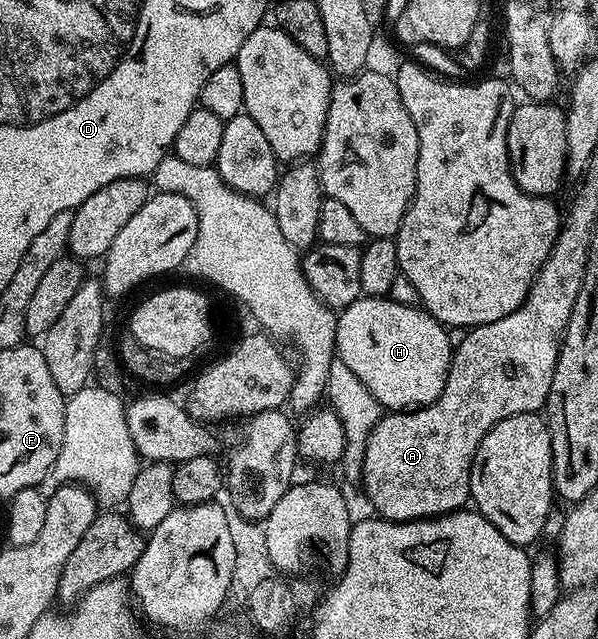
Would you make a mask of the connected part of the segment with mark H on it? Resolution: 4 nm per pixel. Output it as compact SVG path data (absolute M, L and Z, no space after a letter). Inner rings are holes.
M365 296L351 302L351 306L340 309L337 316L336 359L347 364L348 369L361 378L371 394L385 410L412 410L424 408L435 402L447 382L449 359L453 357L453 347L448 344L446 325L440 324L430 312L420 306L409 307L399 302L379 296Z

